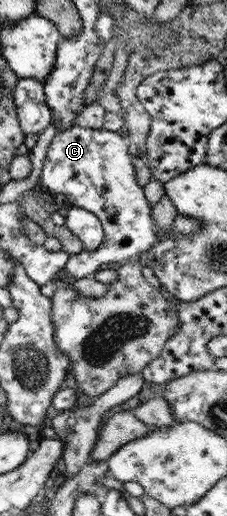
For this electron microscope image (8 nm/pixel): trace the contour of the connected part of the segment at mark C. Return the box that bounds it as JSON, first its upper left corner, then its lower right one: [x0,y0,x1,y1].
[39,125,202,282]

